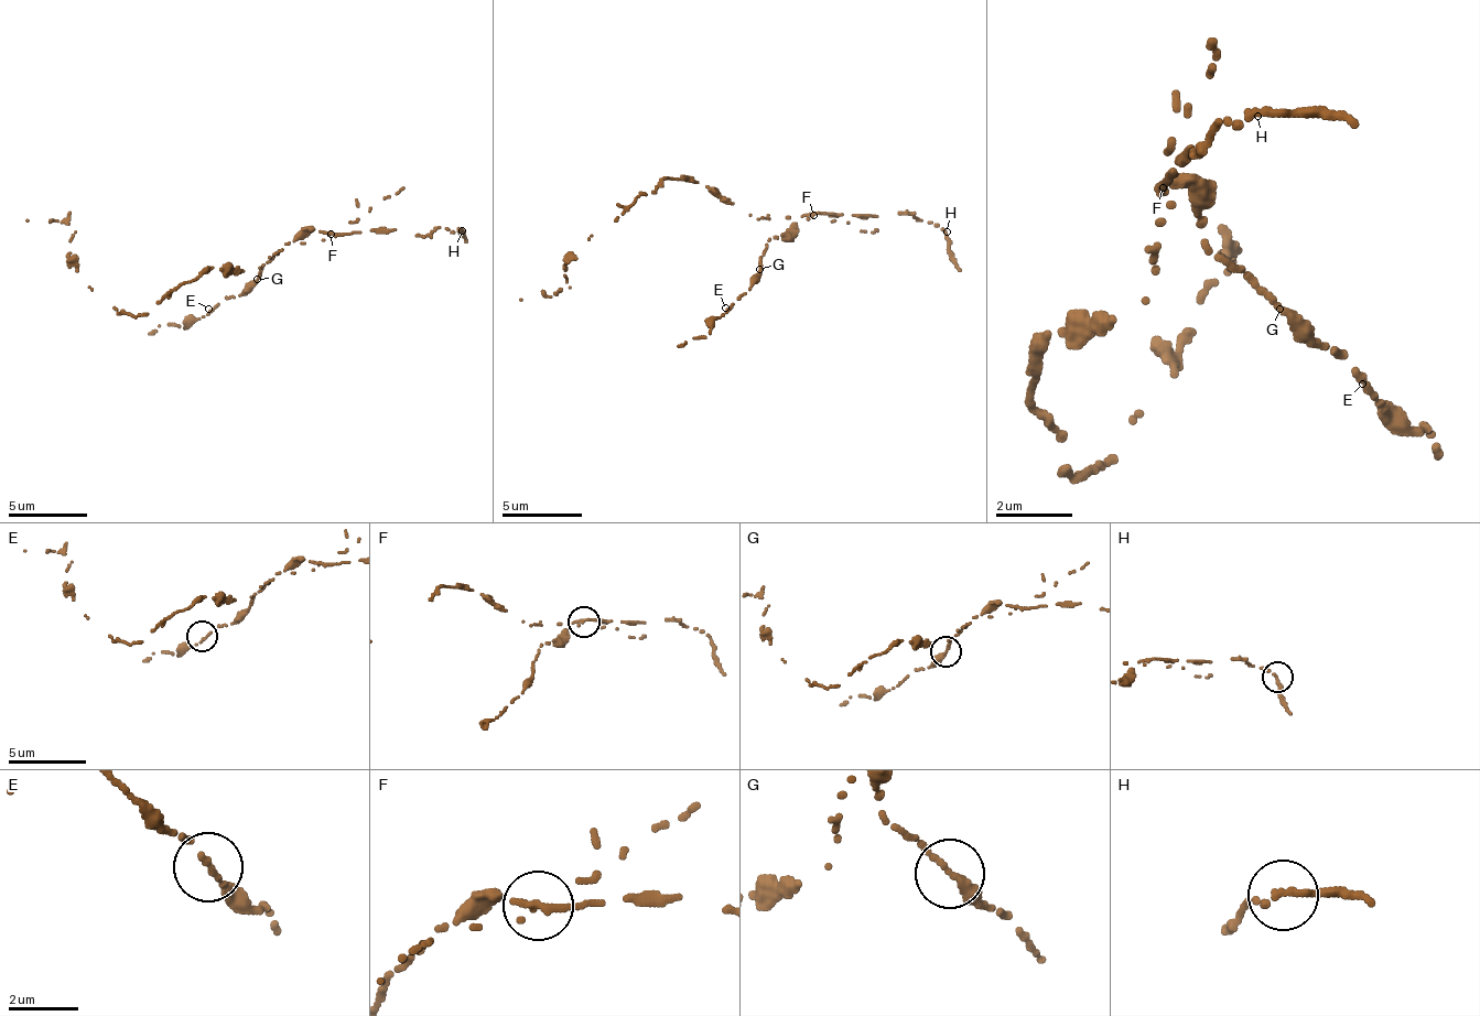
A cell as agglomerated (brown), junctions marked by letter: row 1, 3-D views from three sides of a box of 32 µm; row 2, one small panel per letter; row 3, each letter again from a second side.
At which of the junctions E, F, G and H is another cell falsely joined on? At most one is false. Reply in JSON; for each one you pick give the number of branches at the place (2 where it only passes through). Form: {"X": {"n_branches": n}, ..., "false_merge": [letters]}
{"F": {"n_branches": 2}, "false_merge": ["F"]}

